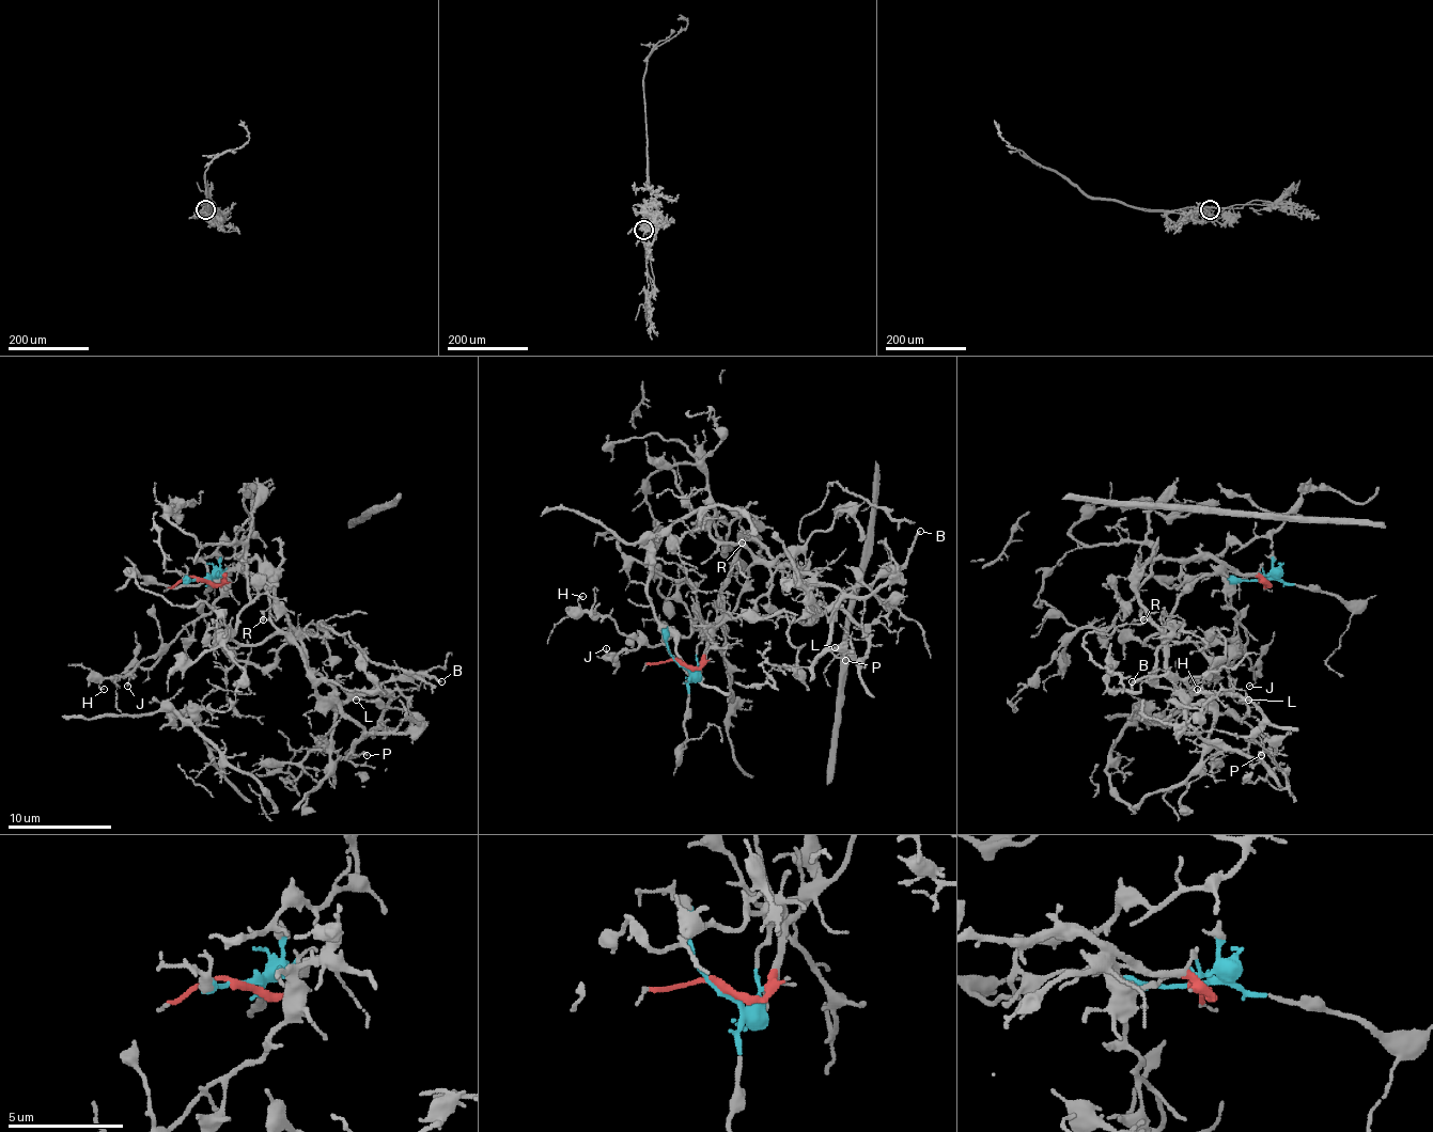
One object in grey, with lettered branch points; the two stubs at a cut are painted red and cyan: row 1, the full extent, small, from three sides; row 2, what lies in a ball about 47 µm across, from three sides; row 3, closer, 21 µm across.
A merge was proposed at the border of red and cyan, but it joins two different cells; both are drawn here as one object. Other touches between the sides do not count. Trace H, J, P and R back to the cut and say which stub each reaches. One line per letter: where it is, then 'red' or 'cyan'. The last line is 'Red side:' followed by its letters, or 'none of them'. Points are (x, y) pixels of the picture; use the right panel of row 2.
H: at (1197, 689); cyan
J: at (1249, 686); cyan
P: at (1261, 755); red
R: at (1143, 619); red
Red side: P, R

